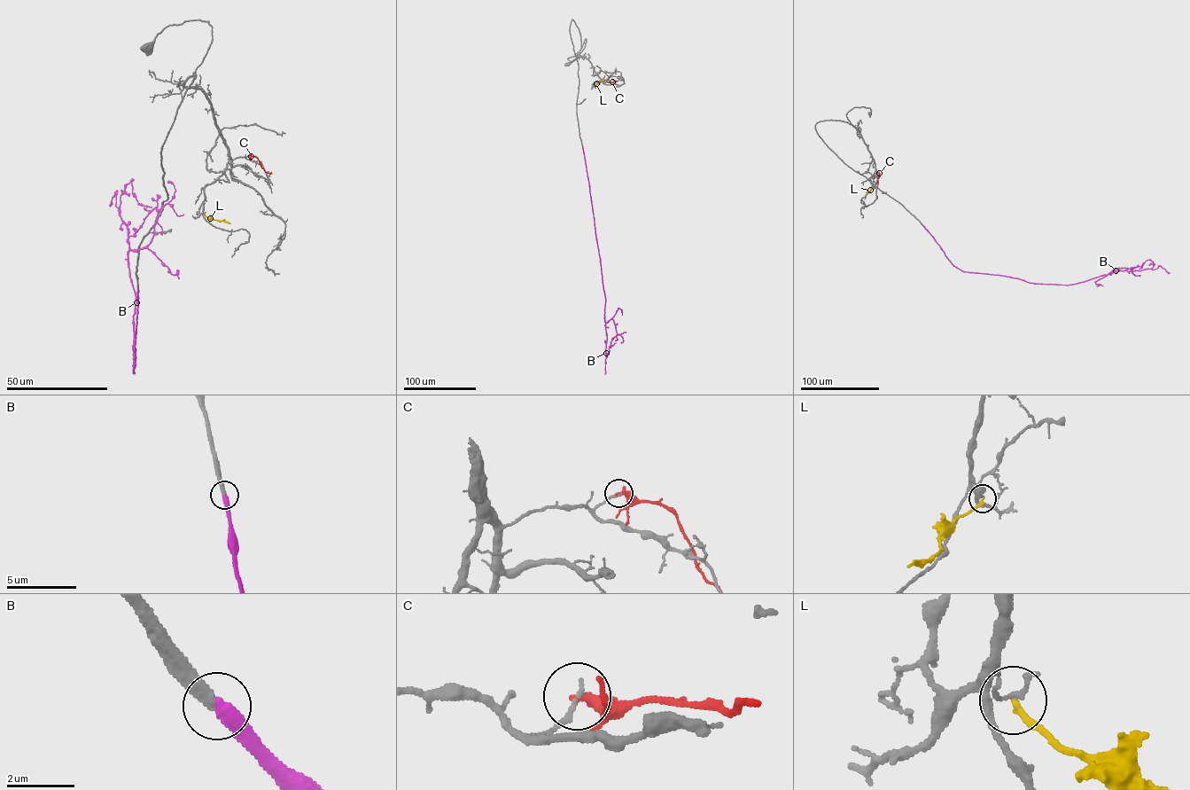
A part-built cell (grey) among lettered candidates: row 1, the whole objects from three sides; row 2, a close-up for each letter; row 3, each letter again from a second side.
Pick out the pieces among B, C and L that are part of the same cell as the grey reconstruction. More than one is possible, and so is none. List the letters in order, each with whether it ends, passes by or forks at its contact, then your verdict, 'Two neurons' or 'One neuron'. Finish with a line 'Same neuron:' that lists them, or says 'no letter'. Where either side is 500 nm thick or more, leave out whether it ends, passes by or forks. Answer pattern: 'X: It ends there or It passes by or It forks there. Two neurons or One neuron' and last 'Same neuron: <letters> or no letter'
B: It ends there. One neuron
C: It ends there. Two neurons
L: It ends there. Two neurons
Same neuron: B

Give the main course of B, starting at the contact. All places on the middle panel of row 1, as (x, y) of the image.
B: (582, 145), (605, 298), (606, 356), (609, 347), (616, 342)

